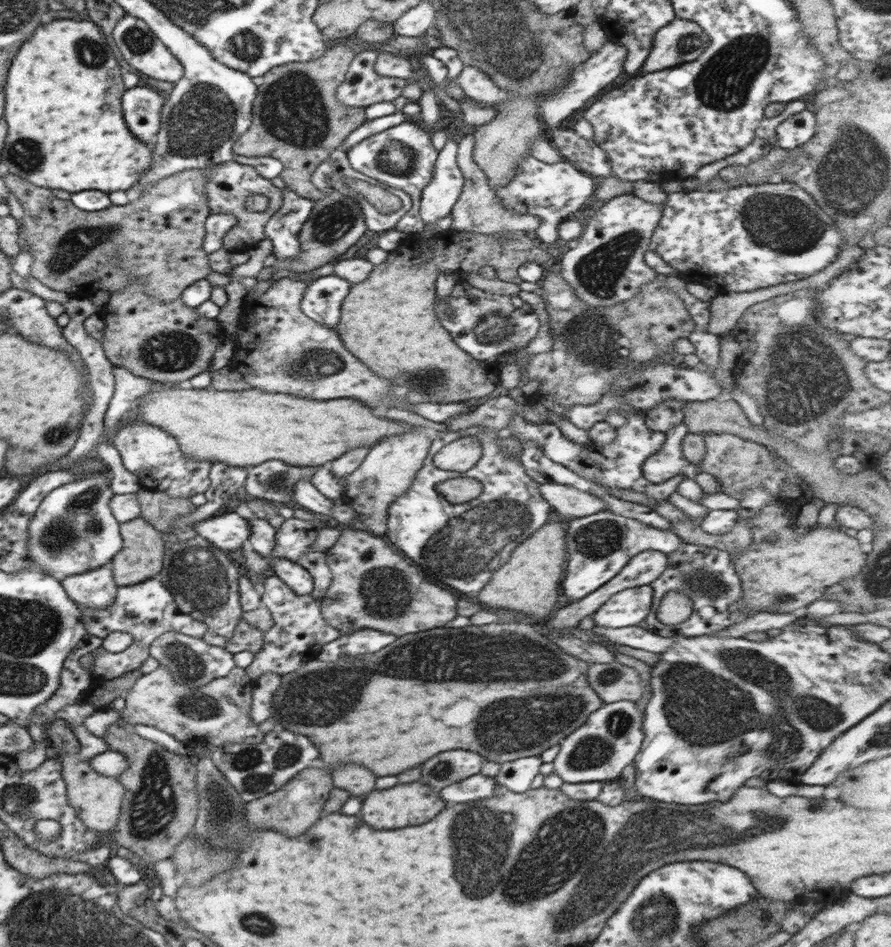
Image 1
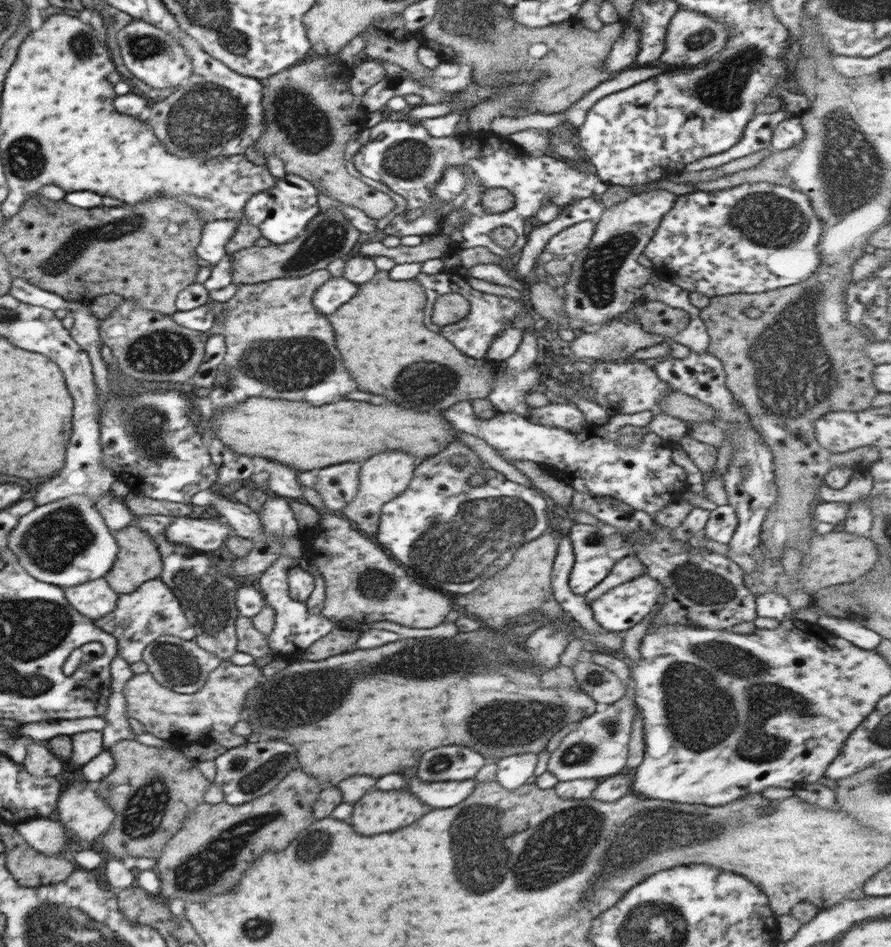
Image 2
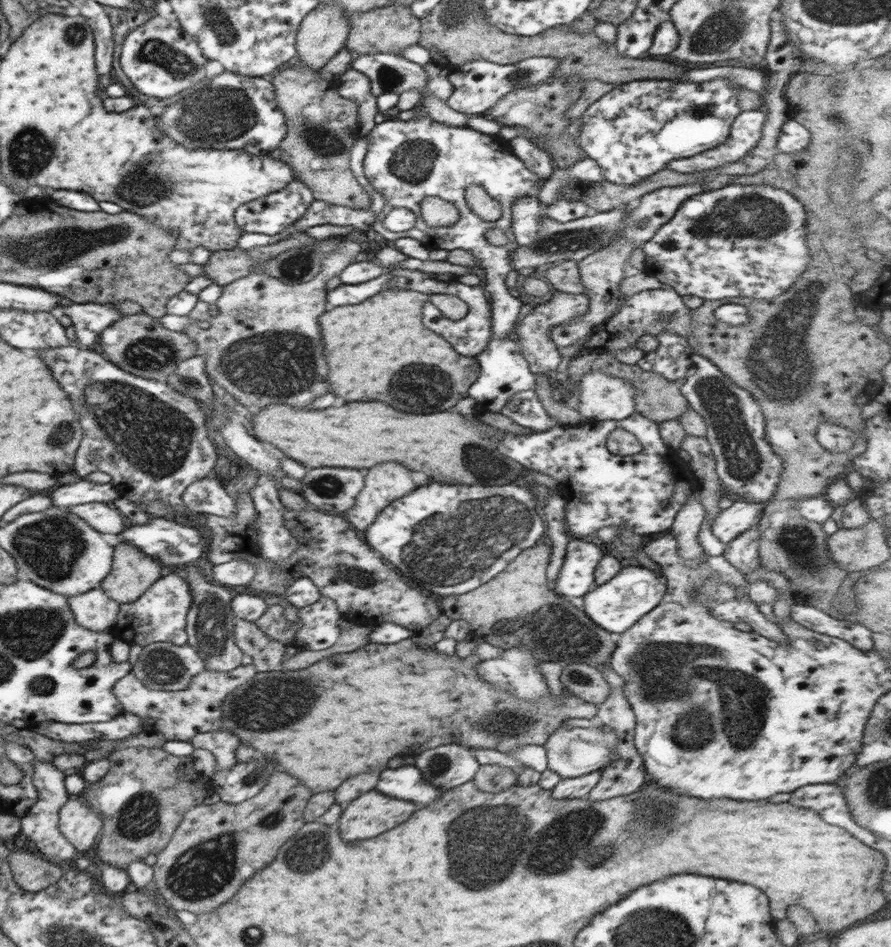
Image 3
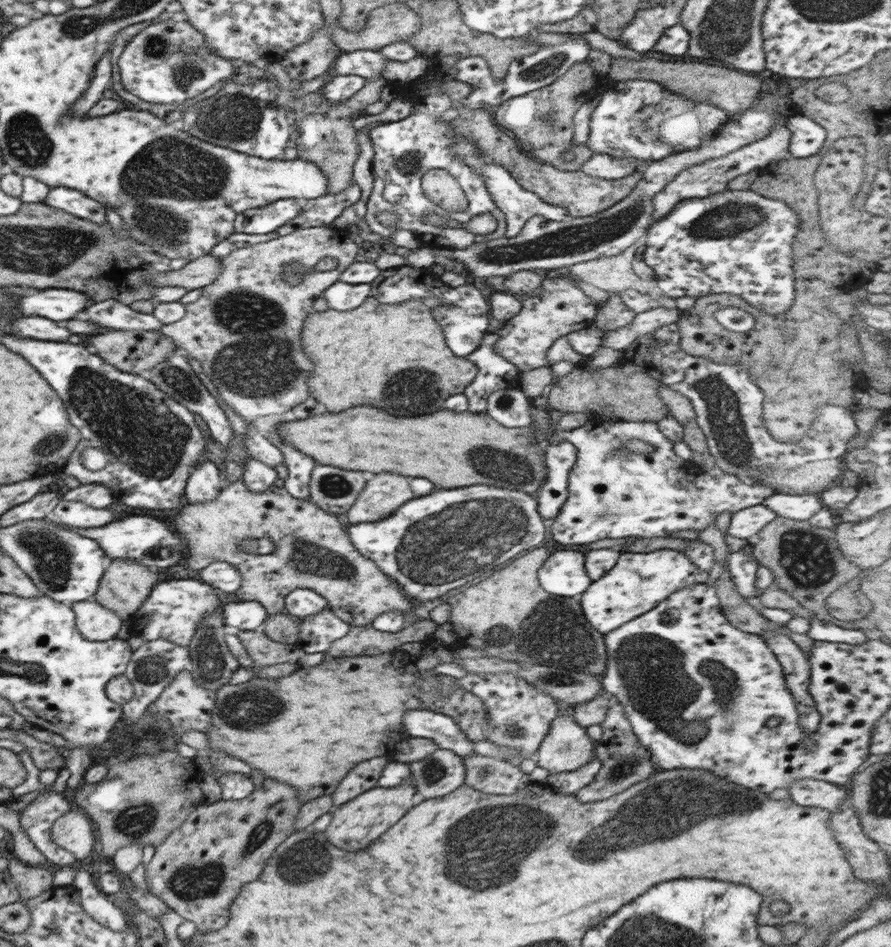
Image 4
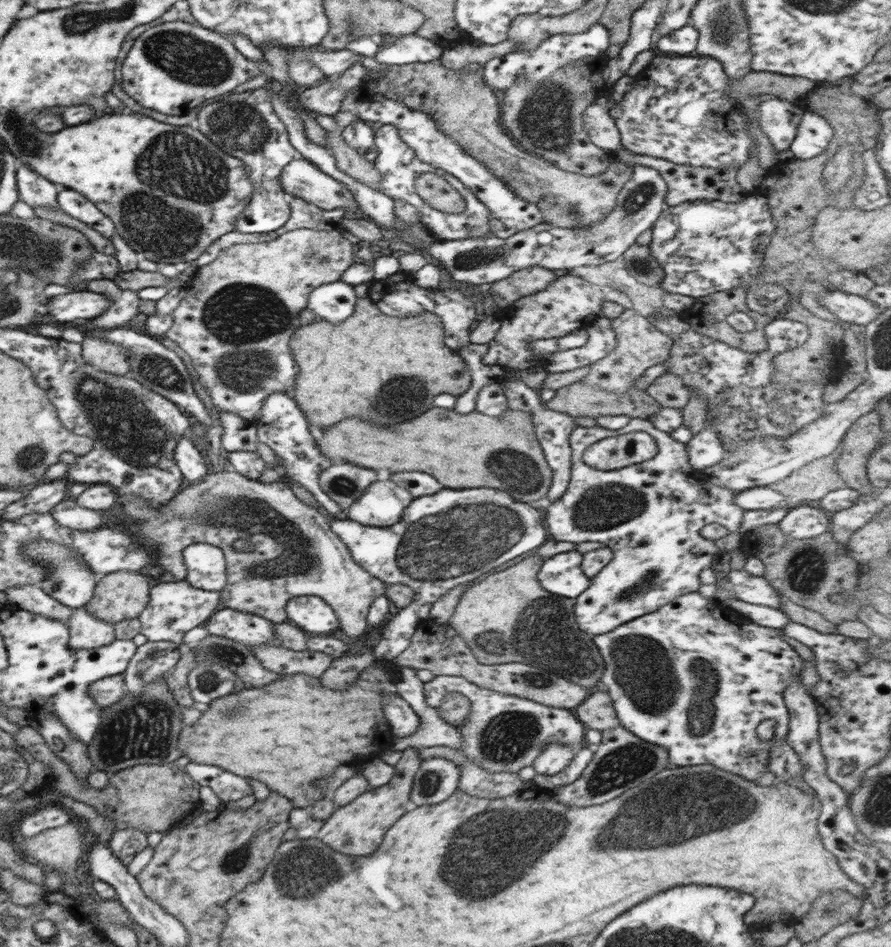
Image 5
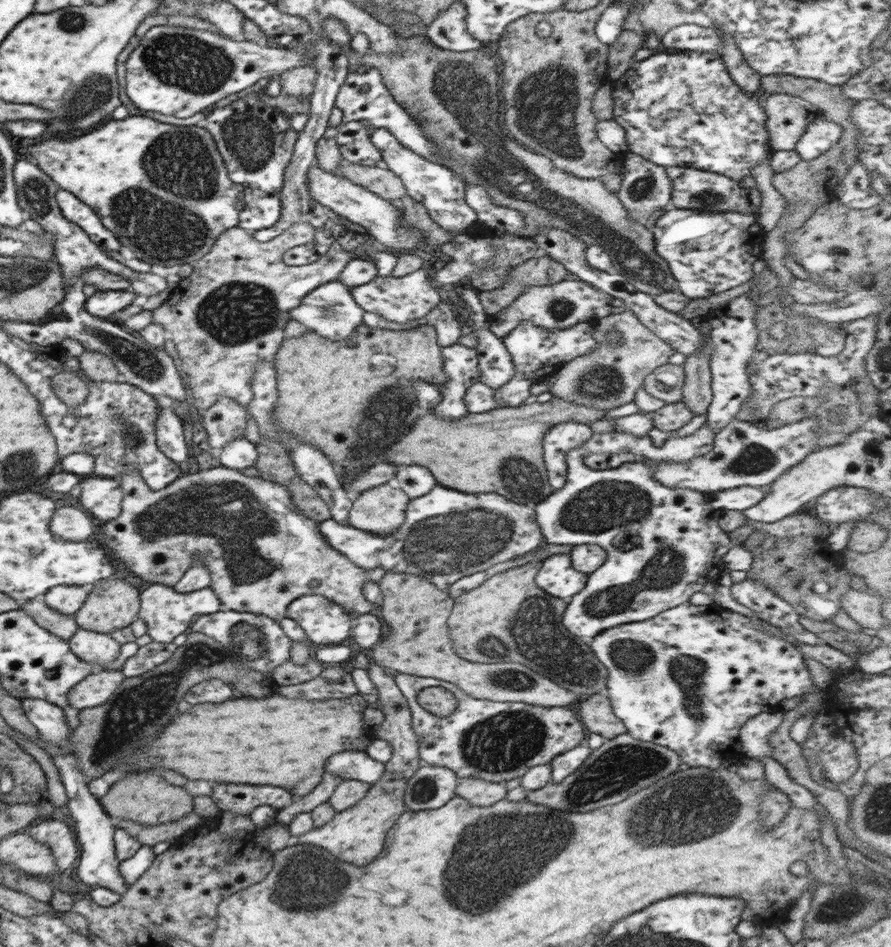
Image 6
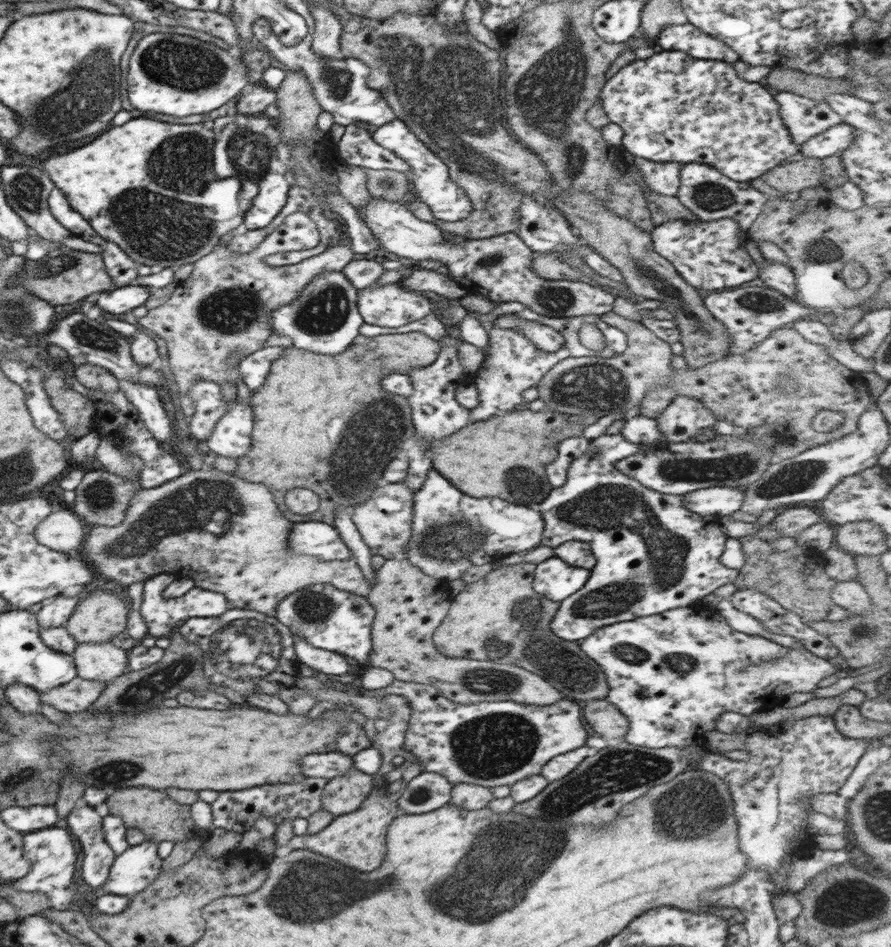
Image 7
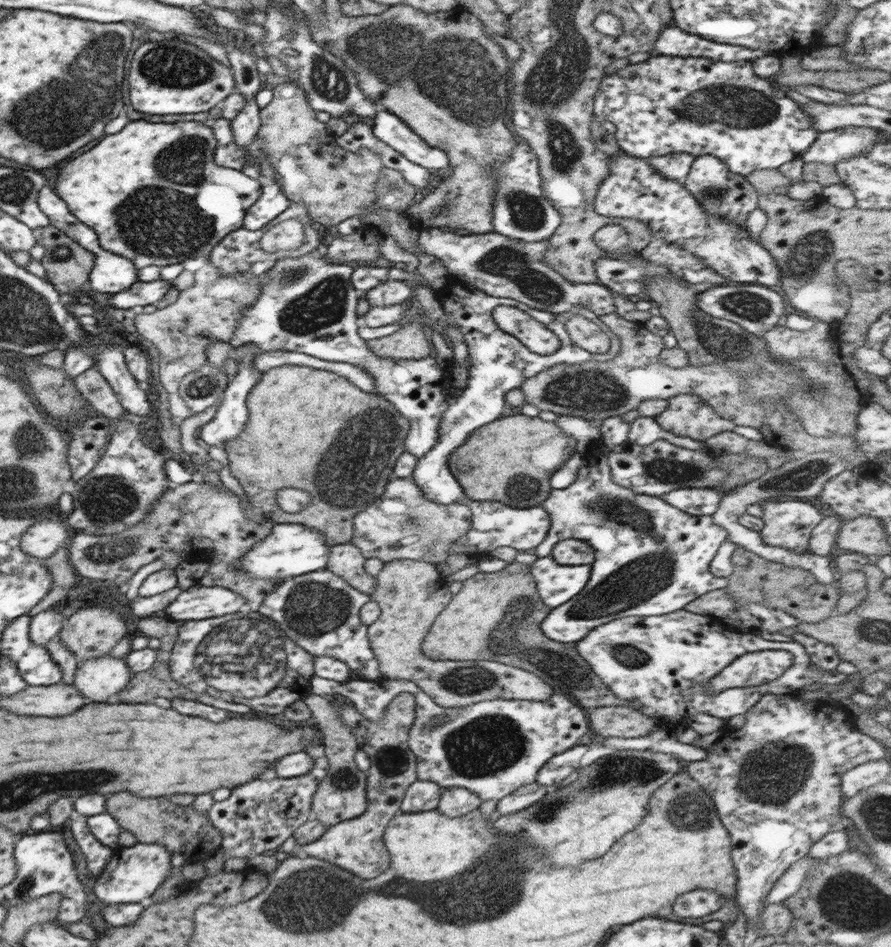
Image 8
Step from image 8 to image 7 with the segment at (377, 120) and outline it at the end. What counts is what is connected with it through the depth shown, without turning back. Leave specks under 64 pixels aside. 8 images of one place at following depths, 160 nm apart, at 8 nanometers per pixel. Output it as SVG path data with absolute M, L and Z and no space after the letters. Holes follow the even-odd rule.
M393 119L381 126L372 133L372 138L376 143L379 143L383 148L390 150L398 156L404 163L409 165L410 171L405 172L415 174L416 178L413 180L414 189L417 193L419 201L423 202L424 205L429 207L432 217L437 220L444 220L445 222L455 222L455 220L461 220L465 218L469 211L472 209L472 204L465 195L463 189L459 188L449 177L448 168L446 164L431 152L406 126L404 122L399 119Z

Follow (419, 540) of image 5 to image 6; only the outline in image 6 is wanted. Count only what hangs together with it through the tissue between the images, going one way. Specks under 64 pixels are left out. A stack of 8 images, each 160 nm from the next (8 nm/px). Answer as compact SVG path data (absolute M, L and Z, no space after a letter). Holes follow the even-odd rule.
M433 486L427 494L413 498L407 504L404 513L403 524L389 536L377 536L349 524L341 526L330 518L318 522L318 531L331 548L343 554L343 557L359 568L369 570L381 567L386 572L421 575L442 591L447 590L449 585L465 575L487 570L487 567L493 564L507 562L508 559L519 558L523 554L531 554L531 551L544 544L534 510L526 505L509 502L499 494L489 494L487 506L485 498L479 494L463 494L443 486Z

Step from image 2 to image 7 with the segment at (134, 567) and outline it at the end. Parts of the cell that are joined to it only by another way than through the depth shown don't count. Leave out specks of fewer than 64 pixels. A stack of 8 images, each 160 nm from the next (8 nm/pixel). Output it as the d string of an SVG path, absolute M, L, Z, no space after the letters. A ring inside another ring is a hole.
M93 592L89 596L81 596L75 605L71 616L63 624L67 634L76 643L82 642L110 642L110 640L125 630L129 601L124 595L115 592Z

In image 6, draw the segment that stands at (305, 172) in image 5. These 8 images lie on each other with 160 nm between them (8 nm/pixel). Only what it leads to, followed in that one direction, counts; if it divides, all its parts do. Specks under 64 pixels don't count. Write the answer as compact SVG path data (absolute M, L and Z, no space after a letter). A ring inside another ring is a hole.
M317 165L308 168L308 193L324 207L330 208L335 215L343 216L351 223L360 224L364 232L373 236L377 242L393 250L423 248L420 230L408 227L402 213L395 209L387 199L357 186L354 182L321 170Z

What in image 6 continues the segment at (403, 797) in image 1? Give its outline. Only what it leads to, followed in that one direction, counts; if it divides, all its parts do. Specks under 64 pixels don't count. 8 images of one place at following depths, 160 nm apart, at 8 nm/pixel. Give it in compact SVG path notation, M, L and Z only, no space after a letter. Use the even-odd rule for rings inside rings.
M373 663L367 670L369 680L377 691L376 706L383 714L383 721L372 732L373 738L384 740L391 747L391 758L385 762L385 772L376 784L370 786L365 797L357 801L353 806L334 813L333 818L323 826L311 829L299 836L289 837L286 846L299 843L312 844L331 852L343 862L349 864L367 864L371 862L383 848L383 838L397 820L401 812L405 812L402 801L403 792L407 780L420 768L421 760L417 754L418 746L416 736L410 727L410 710L405 697L394 683L394 677L383 673L383 666Z

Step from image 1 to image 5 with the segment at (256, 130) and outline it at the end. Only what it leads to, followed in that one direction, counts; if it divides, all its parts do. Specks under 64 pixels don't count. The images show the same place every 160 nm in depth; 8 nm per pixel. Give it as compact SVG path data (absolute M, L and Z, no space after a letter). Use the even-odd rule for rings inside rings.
M339 131L328 133L326 136L327 151L335 159L335 166L355 178L357 182L362 182L365 186L370 186L373 190L380 190L381 174L375 170L374 164L359 156L350 146L347 146L339 135Z

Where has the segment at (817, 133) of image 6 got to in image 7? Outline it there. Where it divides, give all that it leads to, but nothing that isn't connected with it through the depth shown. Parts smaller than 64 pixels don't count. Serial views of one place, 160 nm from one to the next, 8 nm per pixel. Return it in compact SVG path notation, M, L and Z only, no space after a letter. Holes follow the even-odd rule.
M841 122L802 142L798 152L807 158L827 158L842 153L852 144L855 135L855 129L852 126Z

